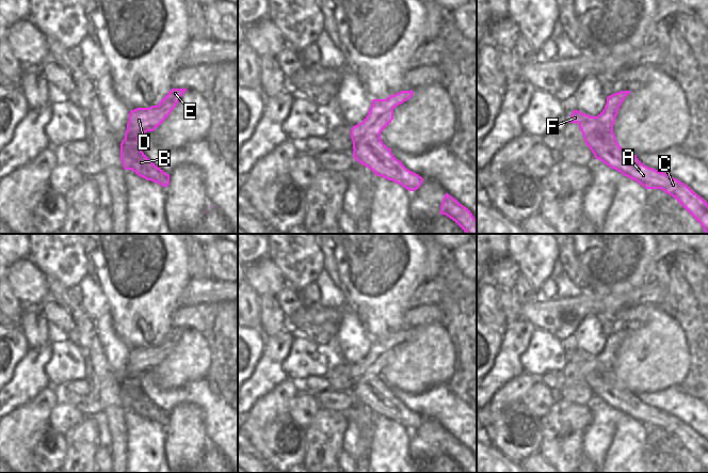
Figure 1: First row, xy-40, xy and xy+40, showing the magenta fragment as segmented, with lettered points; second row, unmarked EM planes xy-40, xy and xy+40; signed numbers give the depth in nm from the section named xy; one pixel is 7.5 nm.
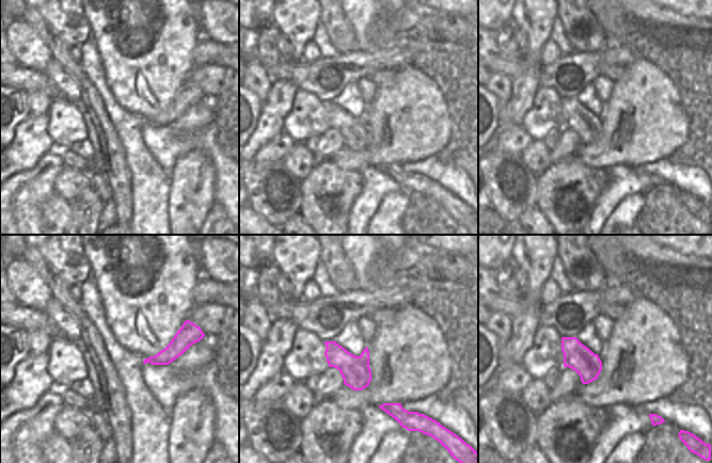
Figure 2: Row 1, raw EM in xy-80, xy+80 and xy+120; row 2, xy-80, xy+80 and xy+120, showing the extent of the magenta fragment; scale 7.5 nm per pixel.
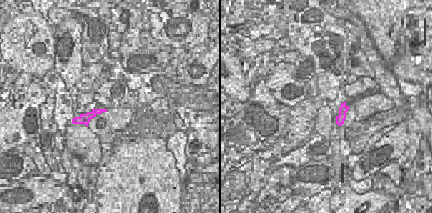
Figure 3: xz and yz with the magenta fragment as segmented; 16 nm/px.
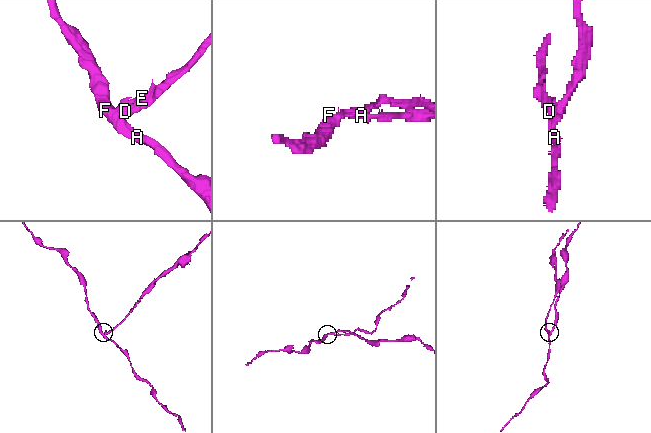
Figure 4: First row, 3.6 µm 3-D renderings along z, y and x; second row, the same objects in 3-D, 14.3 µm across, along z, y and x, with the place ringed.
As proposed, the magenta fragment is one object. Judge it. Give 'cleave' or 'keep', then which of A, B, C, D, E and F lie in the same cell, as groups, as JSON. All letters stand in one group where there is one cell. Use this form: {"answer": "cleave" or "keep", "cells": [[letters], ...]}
{"answer": "cleave", "cells": [["A", "B", "C", "F"], ["D", "E"]]}

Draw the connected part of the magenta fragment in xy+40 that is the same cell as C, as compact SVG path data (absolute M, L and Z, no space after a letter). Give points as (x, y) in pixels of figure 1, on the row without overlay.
M574 349L568 362L578 362L585 383L596 398L621 411L646 428L661 428L672 435L708 473L708 443L680 420L644 405L637 394L625 390L616 380L613 368L600 368L596 356Z

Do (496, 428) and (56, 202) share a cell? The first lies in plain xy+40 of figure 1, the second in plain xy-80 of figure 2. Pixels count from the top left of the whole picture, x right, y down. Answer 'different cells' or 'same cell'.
same cell

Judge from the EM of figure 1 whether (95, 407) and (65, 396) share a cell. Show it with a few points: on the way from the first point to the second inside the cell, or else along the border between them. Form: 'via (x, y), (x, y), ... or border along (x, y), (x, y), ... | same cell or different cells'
via (87, 405), (80, 405), (73, 399) | same cell

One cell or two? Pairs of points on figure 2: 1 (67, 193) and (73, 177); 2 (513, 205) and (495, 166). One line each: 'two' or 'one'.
1: one
2: one

